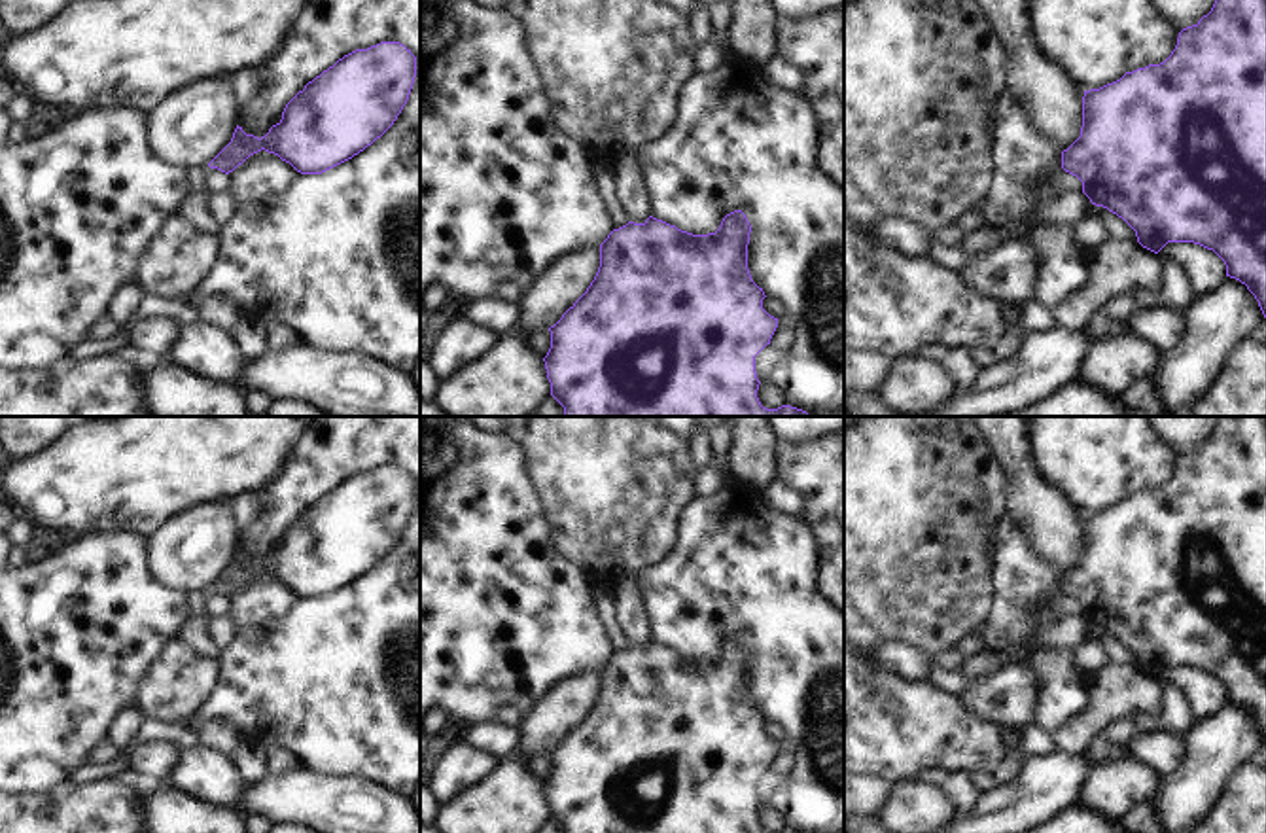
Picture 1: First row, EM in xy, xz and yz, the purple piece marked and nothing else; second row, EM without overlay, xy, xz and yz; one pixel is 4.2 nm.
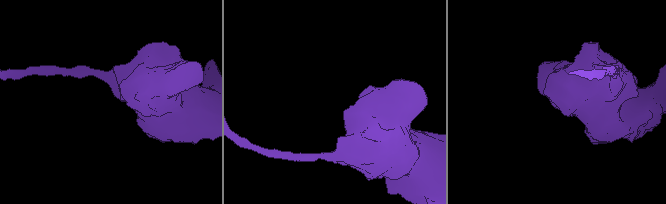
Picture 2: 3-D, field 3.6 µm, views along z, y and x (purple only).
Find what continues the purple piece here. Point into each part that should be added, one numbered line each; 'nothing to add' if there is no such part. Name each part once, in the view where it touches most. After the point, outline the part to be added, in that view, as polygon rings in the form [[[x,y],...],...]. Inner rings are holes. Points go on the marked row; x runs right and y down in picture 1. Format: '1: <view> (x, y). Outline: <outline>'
nothing to add.

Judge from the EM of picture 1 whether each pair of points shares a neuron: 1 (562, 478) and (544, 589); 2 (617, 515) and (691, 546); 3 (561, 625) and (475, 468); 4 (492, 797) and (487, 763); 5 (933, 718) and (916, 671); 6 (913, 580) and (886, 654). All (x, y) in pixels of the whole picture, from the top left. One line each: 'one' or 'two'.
1: two
2: two
3: one
4: two
5: two
6: two

